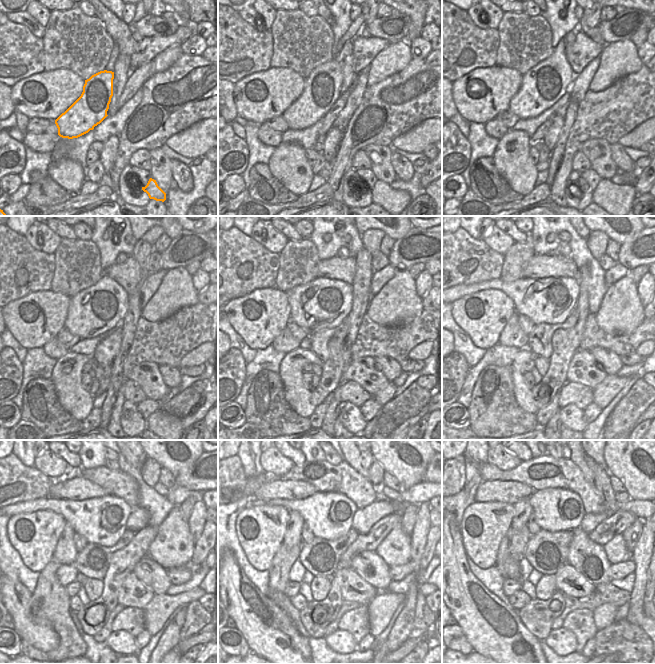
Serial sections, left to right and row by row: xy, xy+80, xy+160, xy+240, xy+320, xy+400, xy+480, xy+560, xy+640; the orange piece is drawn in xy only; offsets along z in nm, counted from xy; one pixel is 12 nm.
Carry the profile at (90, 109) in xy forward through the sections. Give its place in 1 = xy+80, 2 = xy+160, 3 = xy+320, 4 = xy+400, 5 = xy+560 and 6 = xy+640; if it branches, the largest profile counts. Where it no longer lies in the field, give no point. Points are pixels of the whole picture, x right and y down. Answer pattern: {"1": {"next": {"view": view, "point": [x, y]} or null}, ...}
{"1": {"next": {"view": "xy+80", "point": [322, 88]}}, "2": {"next": {"view": "xy+160", "point": [542, 86]}}, "3": {"next": {"view": "xy+320", "point": [324, 308]}}, "4": {"next": {"view": "xy+400", "point": [541, 303]}}, "5": {"next": {"view": "xy+560", "point": [329, 515]}}, "6": {"next": {"view": "xy+640", "point": [555, 510]}}}

